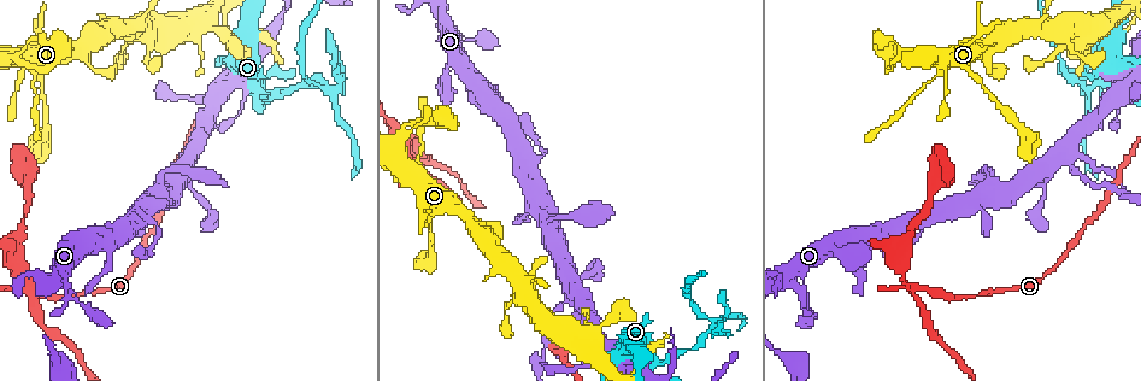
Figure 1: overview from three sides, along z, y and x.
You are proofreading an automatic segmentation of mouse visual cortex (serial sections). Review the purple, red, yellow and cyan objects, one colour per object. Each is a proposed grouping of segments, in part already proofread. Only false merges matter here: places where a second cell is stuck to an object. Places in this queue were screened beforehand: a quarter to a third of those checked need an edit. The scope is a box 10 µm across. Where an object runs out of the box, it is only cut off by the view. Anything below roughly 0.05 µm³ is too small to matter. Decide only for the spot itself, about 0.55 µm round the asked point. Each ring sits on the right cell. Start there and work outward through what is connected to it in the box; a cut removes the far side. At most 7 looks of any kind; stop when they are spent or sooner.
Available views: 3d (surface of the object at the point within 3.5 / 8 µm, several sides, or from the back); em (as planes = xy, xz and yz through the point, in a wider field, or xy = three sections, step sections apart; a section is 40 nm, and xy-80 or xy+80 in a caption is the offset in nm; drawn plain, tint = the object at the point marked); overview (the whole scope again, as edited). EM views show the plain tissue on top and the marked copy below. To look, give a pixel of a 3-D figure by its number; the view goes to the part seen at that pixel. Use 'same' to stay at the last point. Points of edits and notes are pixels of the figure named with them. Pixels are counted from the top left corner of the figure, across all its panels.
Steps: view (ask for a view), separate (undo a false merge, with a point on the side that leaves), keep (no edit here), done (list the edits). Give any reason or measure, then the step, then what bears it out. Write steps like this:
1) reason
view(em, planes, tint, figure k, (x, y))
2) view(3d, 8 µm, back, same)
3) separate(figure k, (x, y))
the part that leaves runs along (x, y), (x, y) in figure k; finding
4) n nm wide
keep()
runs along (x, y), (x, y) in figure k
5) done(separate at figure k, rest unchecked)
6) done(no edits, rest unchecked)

sharp bend
view(em, planes, tint, figure 1, (1088, 86))

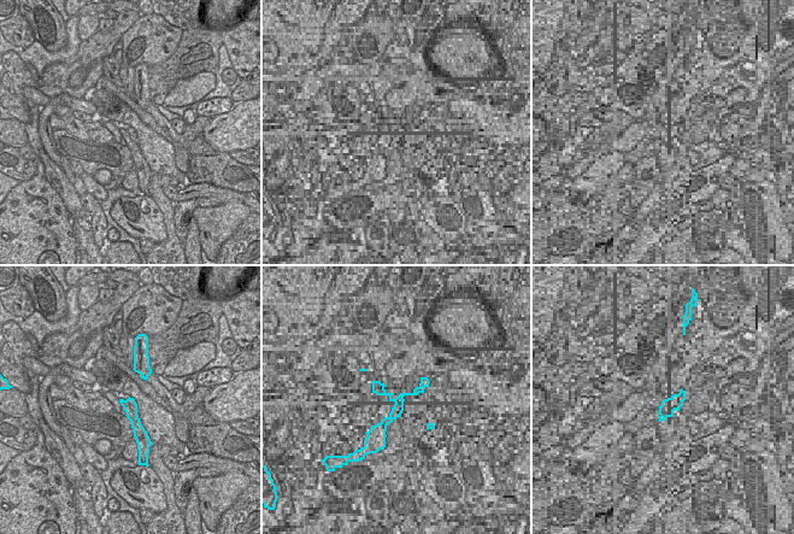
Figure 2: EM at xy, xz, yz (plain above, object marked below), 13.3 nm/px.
view(3d, 3.5 µm, same)

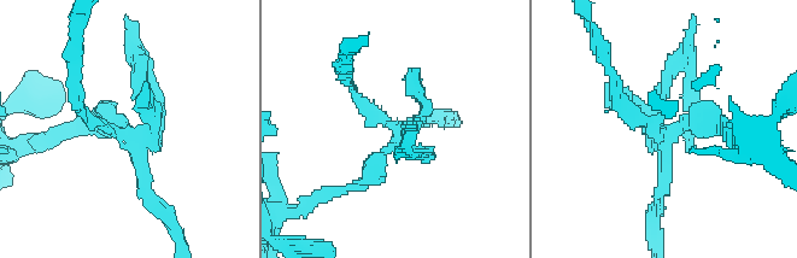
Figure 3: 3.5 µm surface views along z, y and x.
separate(figure 3, (686, 82))
a second cell is stuck on

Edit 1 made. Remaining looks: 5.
view(overview)

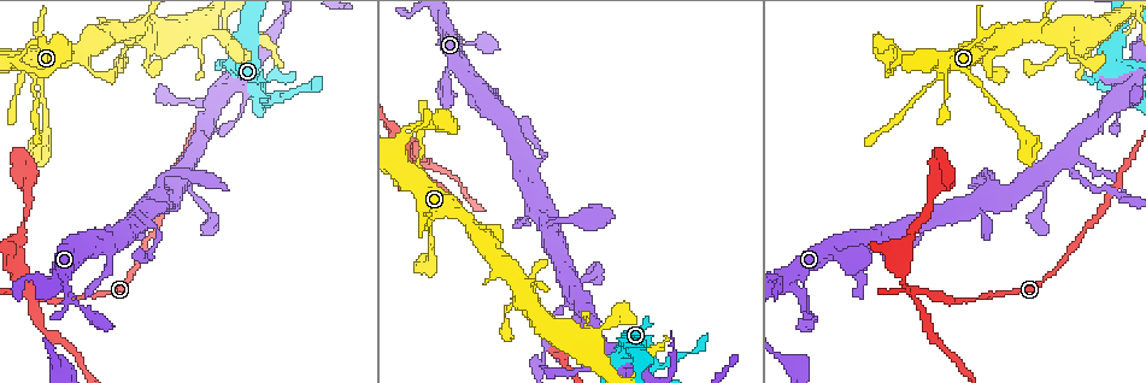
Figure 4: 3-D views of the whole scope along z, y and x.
view(3d, 3.5 µm, figure 4, (195, 150))

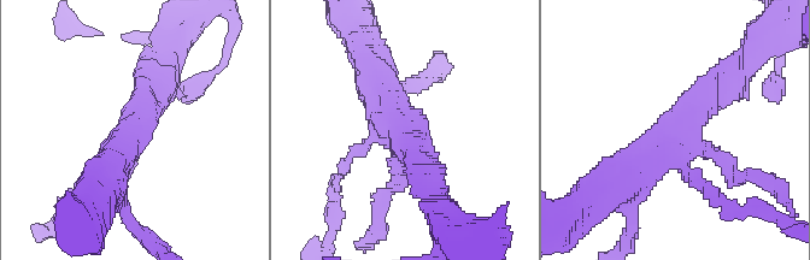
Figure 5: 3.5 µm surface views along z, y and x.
view(em, xy, step 1, tint, figure 5, (403, 134))

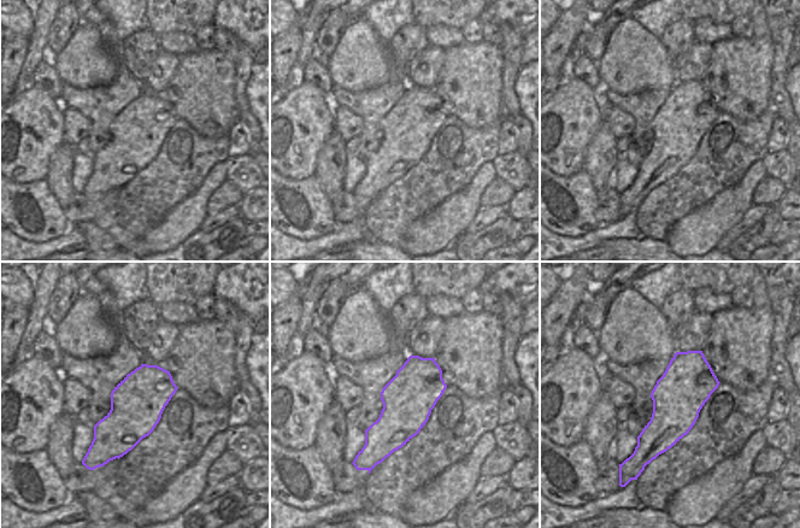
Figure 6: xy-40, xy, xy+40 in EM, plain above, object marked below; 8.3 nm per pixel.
420 nm wide
keep()
runs along (627, 176), (732, 76) in figure 5; all the same cell

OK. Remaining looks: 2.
sudden change in width
view(3d, 8 µm, figure 4, (36, 82))

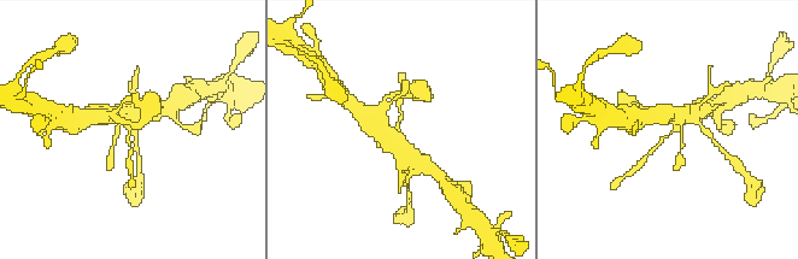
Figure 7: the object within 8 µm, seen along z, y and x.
arms of 150, 500 nm; shape alone is not enough
view(em, xy, step 2, tint, same)

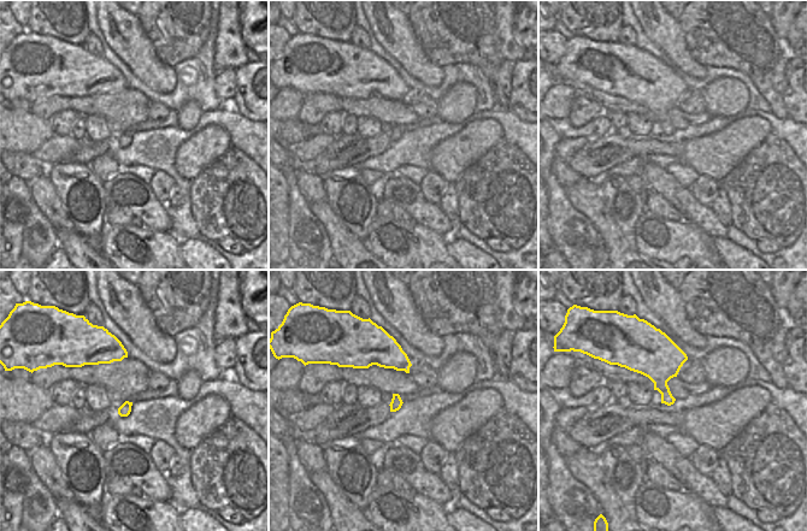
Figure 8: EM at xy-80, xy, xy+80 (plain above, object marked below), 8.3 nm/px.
100 nm wide
keep()
runs along (697, 112), (684, 116), (645, 158) in figure 7; all the same cell

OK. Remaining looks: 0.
done(separate at figure 3, rest unchecked)

